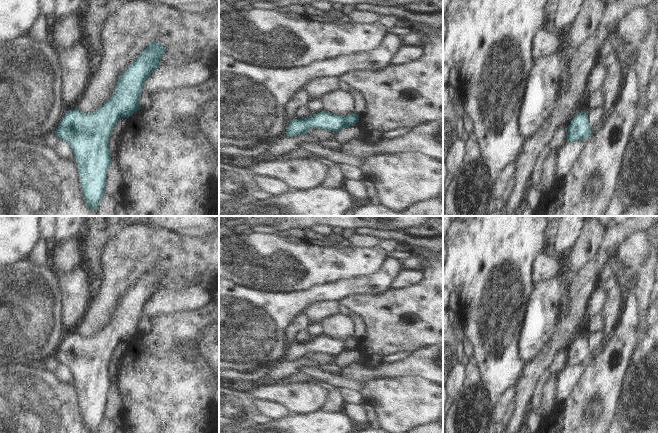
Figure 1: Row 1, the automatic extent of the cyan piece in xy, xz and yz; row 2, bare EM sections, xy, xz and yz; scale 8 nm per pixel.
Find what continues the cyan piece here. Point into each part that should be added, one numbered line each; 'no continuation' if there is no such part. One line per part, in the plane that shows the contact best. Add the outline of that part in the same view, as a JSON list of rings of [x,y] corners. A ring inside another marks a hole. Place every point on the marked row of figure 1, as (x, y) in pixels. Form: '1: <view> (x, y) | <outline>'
no continuation

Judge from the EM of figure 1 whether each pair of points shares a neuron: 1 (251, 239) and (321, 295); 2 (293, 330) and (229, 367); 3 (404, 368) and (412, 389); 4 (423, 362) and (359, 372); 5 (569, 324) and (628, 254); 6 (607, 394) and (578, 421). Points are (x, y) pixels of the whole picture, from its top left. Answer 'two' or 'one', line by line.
1: two
2: two
3: two
4: one
5: two
6: one

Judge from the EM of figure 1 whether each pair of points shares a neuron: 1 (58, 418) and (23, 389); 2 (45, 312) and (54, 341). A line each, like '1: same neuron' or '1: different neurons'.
1: same neuron
2: same neuron

